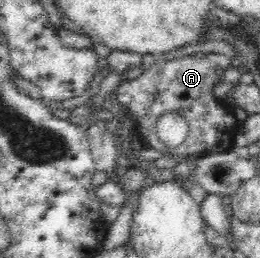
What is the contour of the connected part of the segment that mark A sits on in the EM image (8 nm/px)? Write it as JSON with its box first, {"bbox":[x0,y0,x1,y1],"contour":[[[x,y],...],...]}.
{"bbox":[113,53,241,156],"contour":[[[196,53],[163,62],[157,59],[140,77],[121,82],[114,90],[113,98],[135,115],[138,120],[137,134],[152,149],[163,153],[168,150],[157,137],[156,123],[160,113],[177,111],[184,115],[190,124],[190,133],[186,141],[177,147],[180,156],[190,153],[224,153],[233,150],[232,143],[241,123],[234,119],[231,105],[221,100],[215,101],[212,89],[219,83],[222,73],[232,67],[231,61],[216,53]]]}

